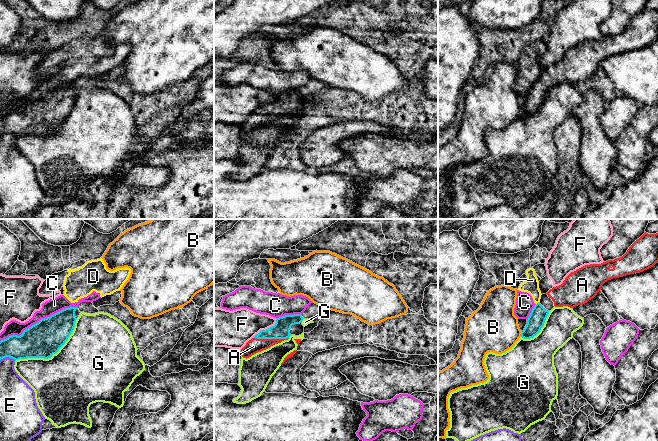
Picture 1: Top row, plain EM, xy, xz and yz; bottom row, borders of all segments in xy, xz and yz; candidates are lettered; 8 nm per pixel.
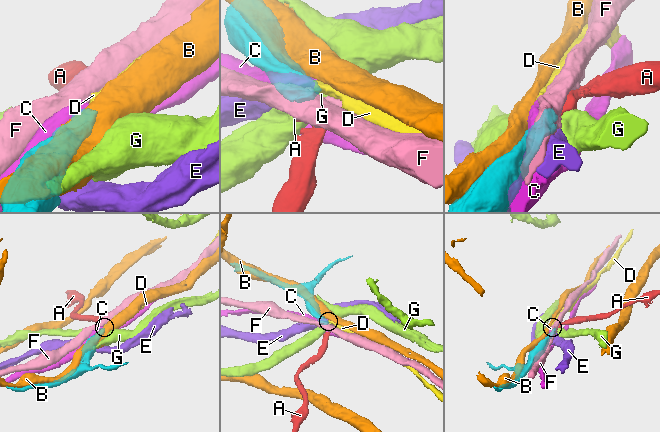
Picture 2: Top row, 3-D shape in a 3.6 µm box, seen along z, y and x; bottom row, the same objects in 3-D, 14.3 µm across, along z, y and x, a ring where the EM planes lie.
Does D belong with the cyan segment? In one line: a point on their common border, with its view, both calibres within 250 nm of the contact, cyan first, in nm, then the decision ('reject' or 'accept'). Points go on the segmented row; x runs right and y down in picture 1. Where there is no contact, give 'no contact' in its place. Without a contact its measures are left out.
yz (537, 303) | 140/120 nm | reject

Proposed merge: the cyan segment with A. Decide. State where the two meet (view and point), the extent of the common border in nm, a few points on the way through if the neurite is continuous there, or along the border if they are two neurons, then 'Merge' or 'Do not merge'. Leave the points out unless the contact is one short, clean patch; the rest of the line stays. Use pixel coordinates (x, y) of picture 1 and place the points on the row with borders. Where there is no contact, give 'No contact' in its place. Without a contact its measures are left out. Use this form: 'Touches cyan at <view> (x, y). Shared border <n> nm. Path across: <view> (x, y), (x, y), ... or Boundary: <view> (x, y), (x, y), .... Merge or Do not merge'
Touches cyan at xz (271, 338). Shared border 280 nm. Path across: xz (281, 330), (271, 338), (266, 338), (253, 346). Merge

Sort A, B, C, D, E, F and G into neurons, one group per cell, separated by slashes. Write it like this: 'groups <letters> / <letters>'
groups A / B / C D / E / F / G

